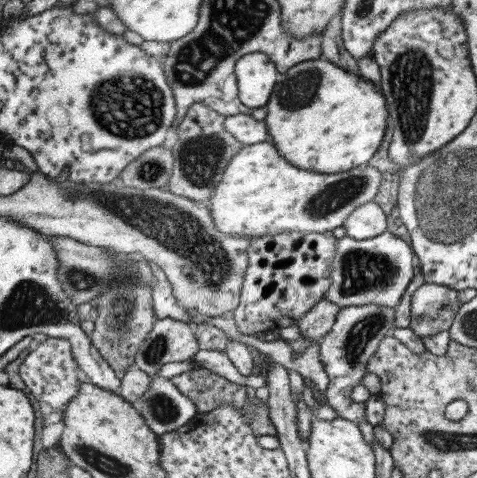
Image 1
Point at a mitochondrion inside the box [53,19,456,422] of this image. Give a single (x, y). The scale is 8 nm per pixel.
(174, 228)

